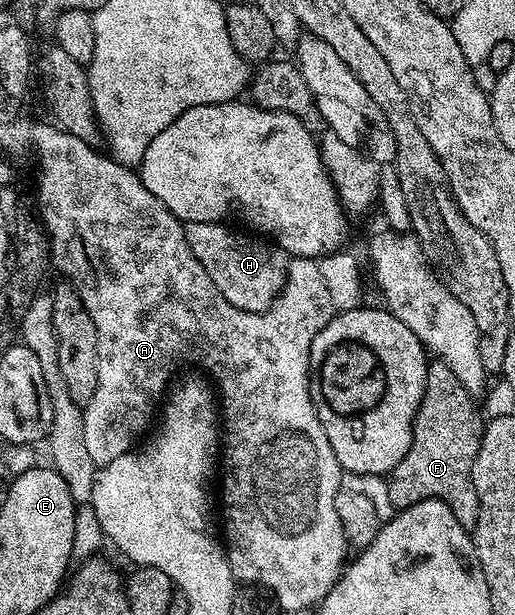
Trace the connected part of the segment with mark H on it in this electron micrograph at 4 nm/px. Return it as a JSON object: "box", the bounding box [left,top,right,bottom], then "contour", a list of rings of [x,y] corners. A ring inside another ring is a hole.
{"box":[184,222,290,311],"contour":[[[227,222],[184,223],[186,241],[214,281],[214,285],[234,305],[243,311],[265,311],[284,288],[290,256],[287,251],[264,237],[243,230],[231,231]],[[248,234],[248,235],[243,235]]]}

